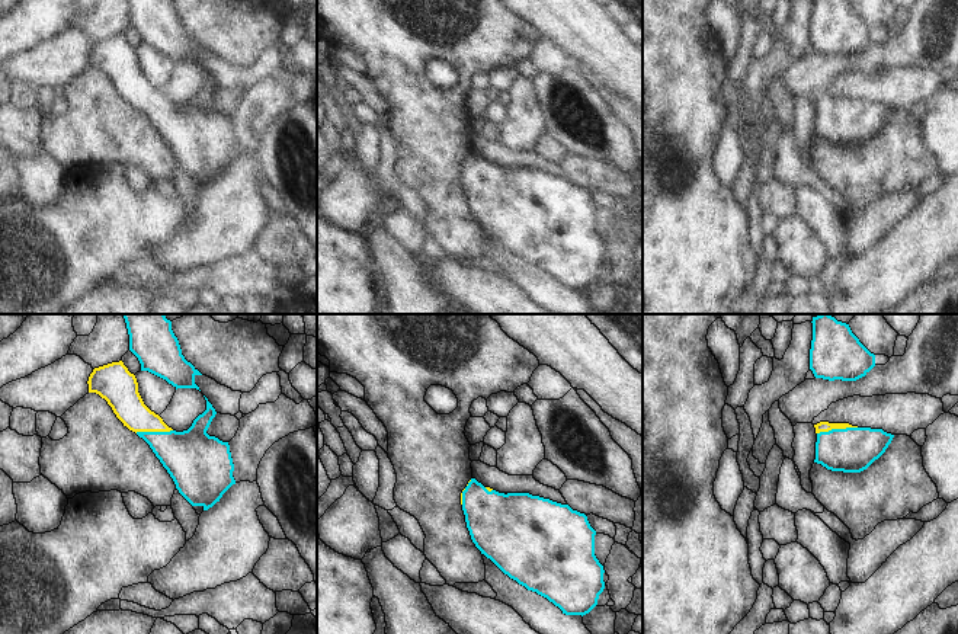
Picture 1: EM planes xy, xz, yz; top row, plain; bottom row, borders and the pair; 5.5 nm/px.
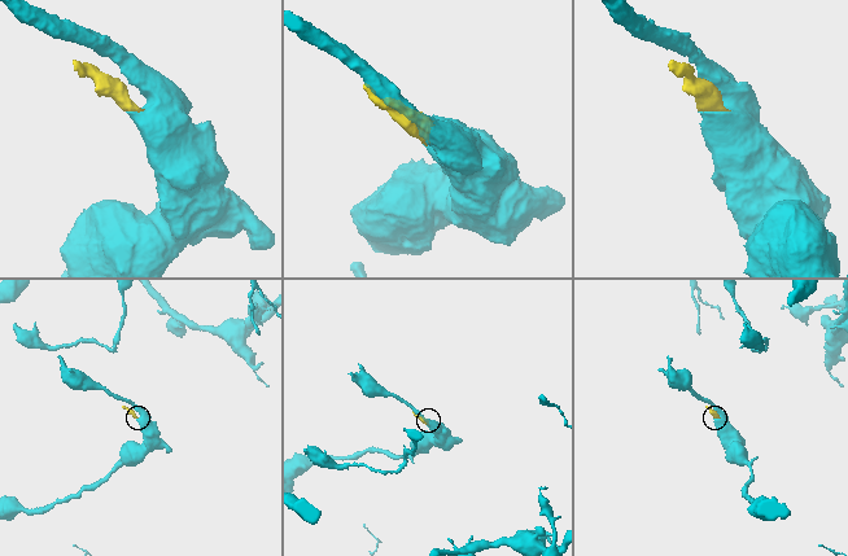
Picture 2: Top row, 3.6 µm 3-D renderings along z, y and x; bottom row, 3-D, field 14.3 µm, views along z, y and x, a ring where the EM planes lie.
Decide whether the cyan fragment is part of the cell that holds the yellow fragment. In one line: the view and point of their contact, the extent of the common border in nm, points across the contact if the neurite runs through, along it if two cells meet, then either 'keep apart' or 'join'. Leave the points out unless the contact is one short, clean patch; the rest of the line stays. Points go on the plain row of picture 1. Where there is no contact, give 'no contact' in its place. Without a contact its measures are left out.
meets yellow in yz at (836, 102); contact 220 nm long; runs through yz (823, 101), (836, 102), (852, 124); join

